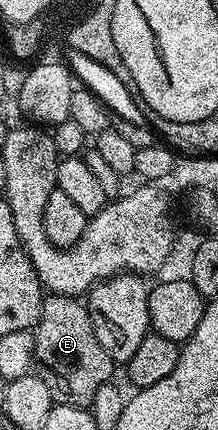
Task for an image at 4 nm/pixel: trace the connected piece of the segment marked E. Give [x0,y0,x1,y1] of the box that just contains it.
[33,296,117,406]

